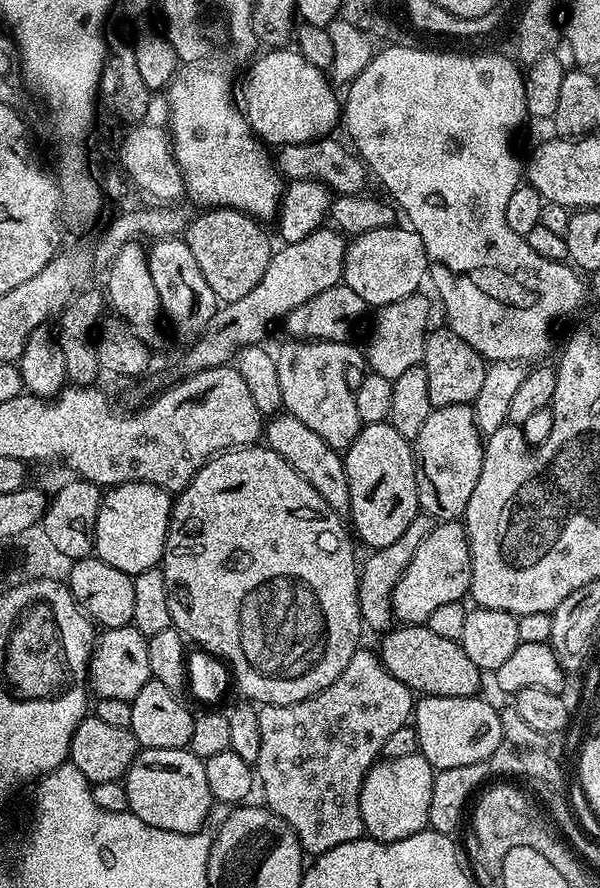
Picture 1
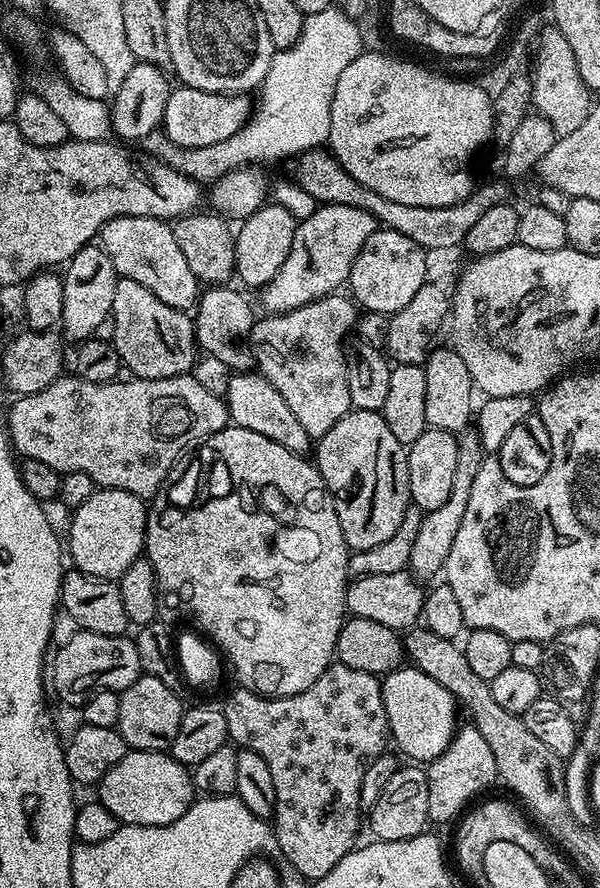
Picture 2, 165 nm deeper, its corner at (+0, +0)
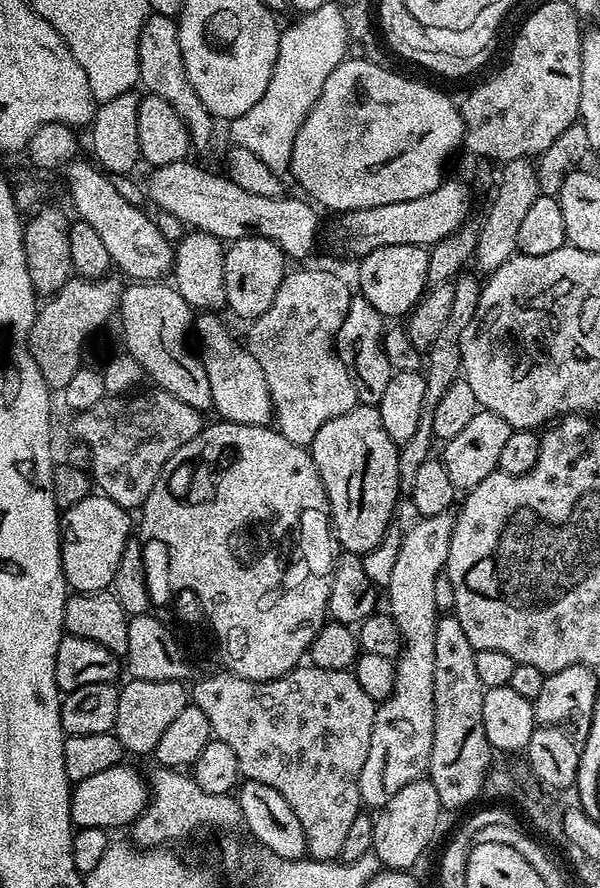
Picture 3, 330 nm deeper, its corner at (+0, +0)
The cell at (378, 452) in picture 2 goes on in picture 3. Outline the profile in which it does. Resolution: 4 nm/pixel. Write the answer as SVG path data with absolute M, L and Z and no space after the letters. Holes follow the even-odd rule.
M357 403L346 414L330 418L314 434L310 451L328 495L328 515L335 543L345 552L363 554L374 550L393 523L396 499L402 491L398 470L400 449L390 434L386 434L379 407Z

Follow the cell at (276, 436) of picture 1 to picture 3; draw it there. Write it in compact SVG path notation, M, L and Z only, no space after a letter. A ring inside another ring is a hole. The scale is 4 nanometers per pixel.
M212 328L201 330L200 344L204 347L204 369L210 378L212 408L220 415L217 417L230 424L271 425L274 420L272 399L262 374L262 366L258 366L258 358L254 358L254 354L250 354L250 350L241 341L239 344L234 337L224 332L215 332Z

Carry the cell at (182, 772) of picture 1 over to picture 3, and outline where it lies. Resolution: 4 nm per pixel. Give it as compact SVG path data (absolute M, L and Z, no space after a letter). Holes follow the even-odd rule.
M121 762L110 770L101 770L99 774L94 774L91 778L85 778L74 785L70 818L76 828L127 829L144 813L150 795L147 779L126 765L127 763Z

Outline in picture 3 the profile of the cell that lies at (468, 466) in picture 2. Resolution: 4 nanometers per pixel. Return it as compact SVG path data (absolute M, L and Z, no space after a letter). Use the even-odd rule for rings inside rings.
M451 511L433 516L422 516L415 521L409 532L400 538L398 562L394 562L394 571L386 586L388 592L388 613L400 632L403 644L393 671L392 692L386 700L377 705L374 727L370 734L370 749L366 763L359 776L359 794L361 803L372 806L374 810L382 808L403 786L421 779L428 769L430 748L433 745L433 676L434 676L434 634L440 617L435 601L435 583L445 571L450 554L450 538L456 525Z

